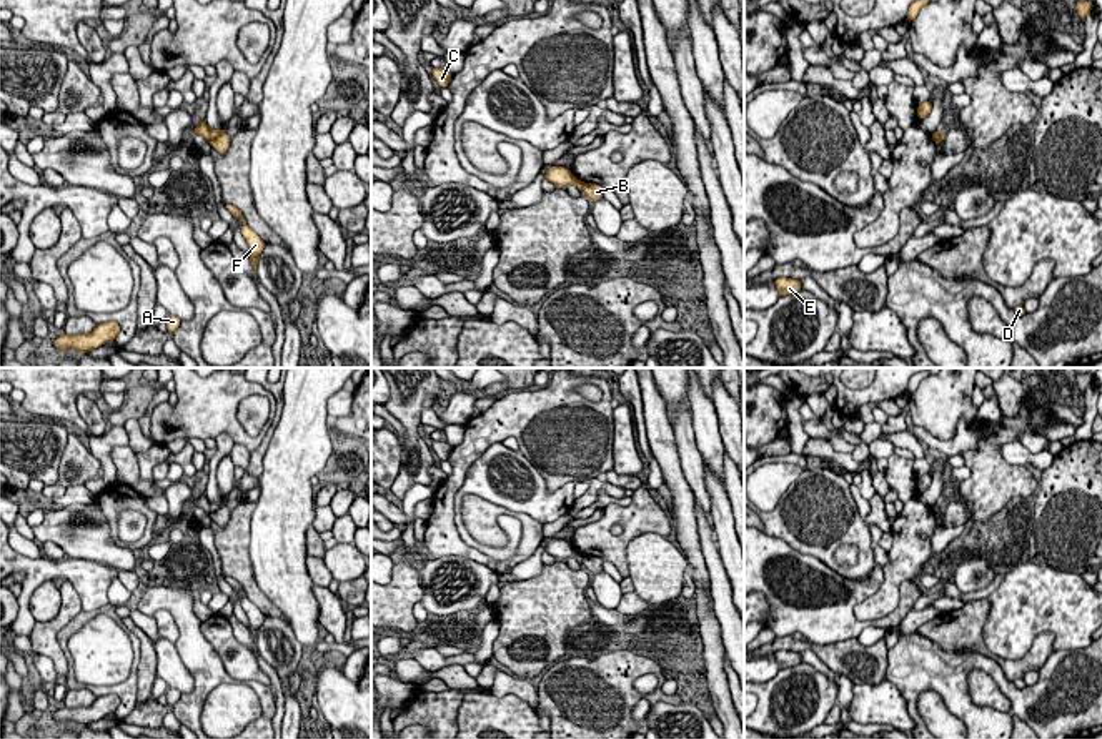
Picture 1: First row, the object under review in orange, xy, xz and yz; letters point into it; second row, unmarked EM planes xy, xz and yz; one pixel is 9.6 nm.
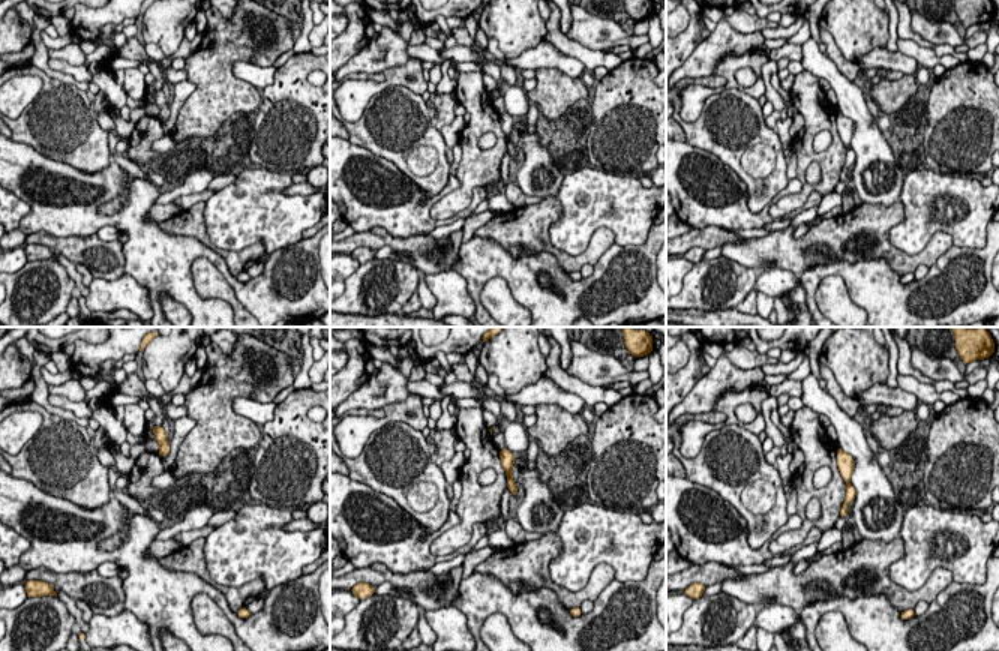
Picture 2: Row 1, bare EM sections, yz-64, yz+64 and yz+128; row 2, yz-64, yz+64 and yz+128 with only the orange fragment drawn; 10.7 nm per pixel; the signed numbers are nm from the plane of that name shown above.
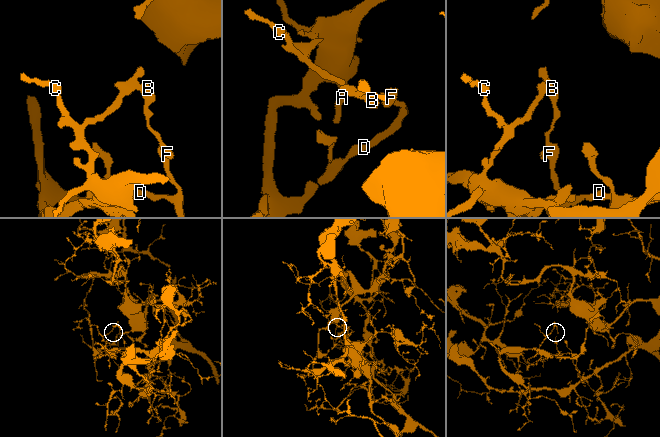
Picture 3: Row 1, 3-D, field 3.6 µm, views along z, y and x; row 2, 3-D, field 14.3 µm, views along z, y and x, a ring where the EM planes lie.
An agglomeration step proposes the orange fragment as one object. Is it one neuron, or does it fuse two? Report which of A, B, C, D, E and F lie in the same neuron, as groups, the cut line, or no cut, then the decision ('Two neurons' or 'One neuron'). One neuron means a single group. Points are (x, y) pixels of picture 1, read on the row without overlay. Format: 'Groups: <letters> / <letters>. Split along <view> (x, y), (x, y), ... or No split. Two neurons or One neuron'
Groups: A C E / B D F. Split along xy (212, 505), (208, 513). Two neurons

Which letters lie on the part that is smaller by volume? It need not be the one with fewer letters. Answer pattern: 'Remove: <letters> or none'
Remove: B, D, F

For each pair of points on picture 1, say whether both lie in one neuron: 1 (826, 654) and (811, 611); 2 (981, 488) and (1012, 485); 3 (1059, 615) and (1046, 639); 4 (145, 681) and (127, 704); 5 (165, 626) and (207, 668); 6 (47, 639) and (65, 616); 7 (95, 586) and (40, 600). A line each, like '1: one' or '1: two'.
1: two
2: one
3: two
4: two
5: two
6: one
7: two

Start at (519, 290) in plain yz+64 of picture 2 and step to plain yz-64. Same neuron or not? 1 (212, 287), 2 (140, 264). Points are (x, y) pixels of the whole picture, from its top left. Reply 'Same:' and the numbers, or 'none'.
Same: 2

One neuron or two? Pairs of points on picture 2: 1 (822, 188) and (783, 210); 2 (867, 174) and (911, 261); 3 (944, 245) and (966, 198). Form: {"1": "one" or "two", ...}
{"1": "one", "2": "two", "3": "two"}

